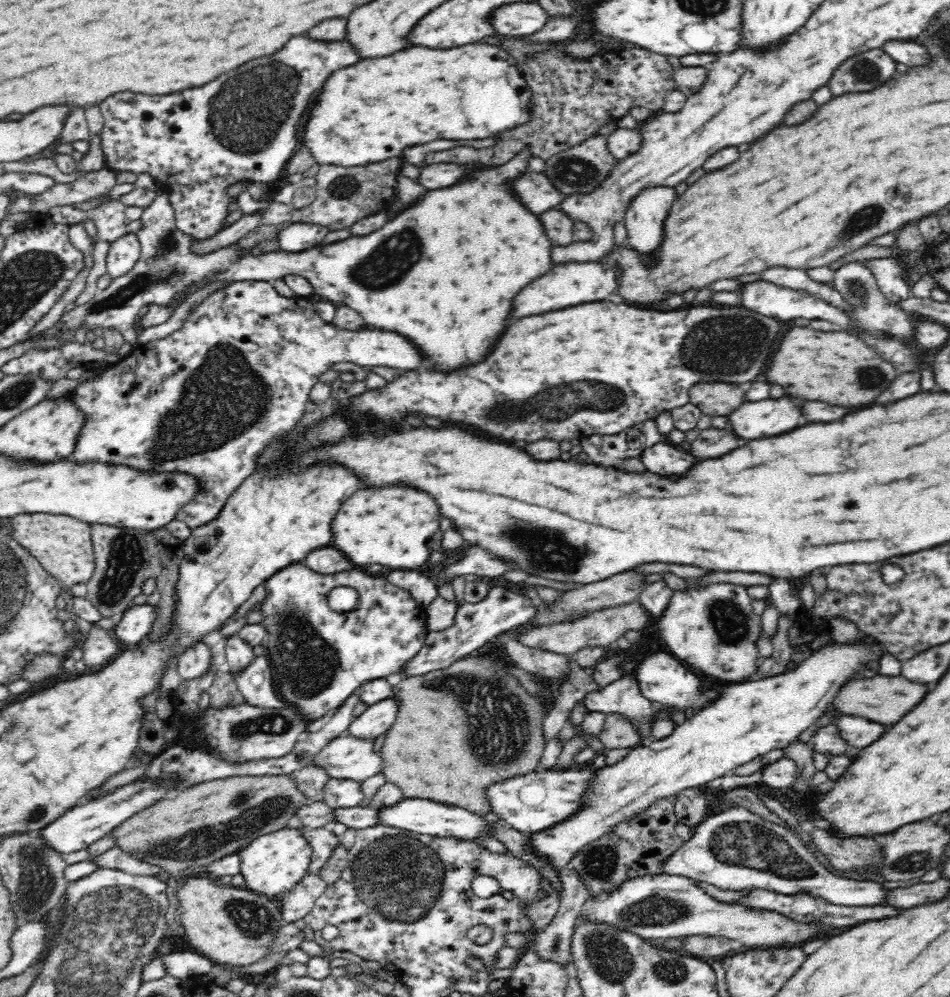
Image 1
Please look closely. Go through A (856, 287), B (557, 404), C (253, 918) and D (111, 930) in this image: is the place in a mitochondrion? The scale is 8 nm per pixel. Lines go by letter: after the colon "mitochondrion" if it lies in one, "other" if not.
A: mitochondrion
B: mitochondrion
C: mitochondrion
D: mitochondrion

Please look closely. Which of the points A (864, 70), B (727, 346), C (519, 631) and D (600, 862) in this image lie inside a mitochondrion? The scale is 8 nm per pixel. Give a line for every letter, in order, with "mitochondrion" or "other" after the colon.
A: mitochondrion
B: mitochondrion
C: other
D: mitochondrion

